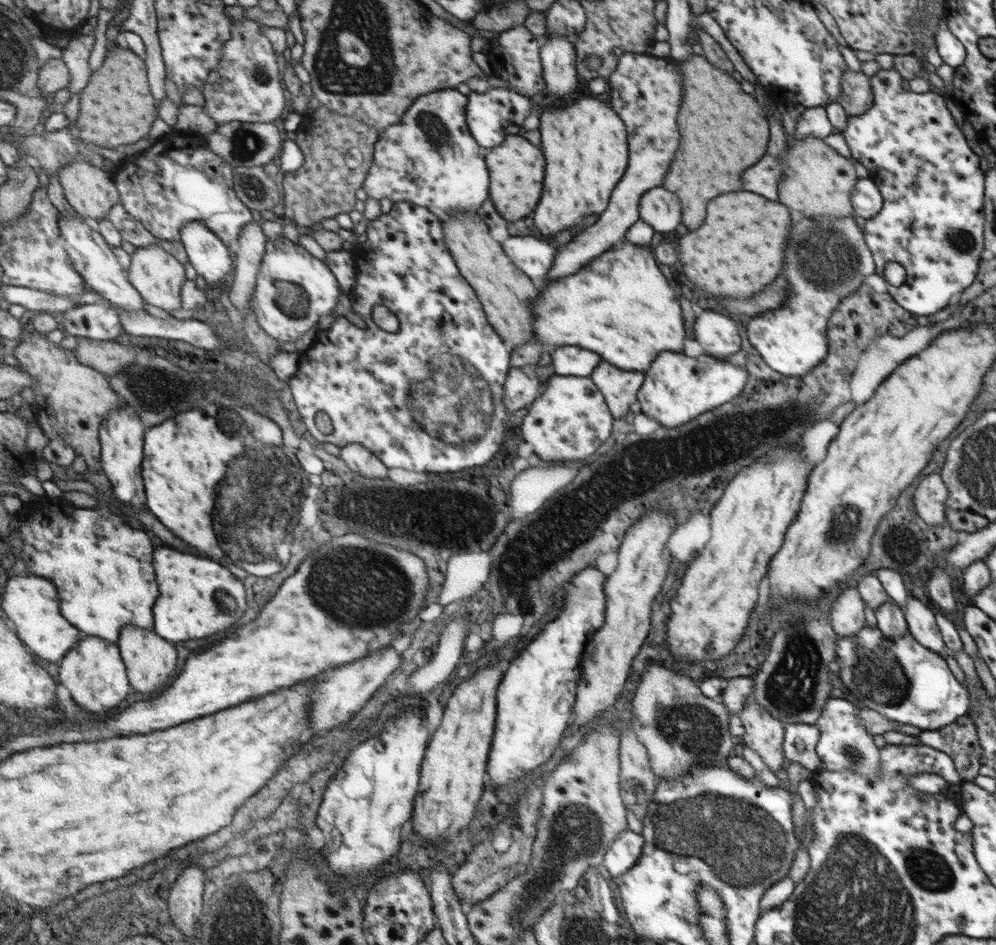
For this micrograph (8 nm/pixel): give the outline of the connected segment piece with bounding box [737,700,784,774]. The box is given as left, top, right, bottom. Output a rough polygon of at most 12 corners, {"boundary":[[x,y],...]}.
{"boundary":[[753,700],[737,715],[743,744],[781,774],[781,721]]}

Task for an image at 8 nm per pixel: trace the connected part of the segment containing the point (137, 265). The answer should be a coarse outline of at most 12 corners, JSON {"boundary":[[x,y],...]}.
{"boundary":[[159,244],[131,254],[128,279],[145,302],[183,308],[185,267]]}

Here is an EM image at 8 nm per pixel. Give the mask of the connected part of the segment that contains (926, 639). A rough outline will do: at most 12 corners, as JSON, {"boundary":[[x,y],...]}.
{"boundary":[[907,597],[907,632],[938,655],[941,642],[931,610]]}

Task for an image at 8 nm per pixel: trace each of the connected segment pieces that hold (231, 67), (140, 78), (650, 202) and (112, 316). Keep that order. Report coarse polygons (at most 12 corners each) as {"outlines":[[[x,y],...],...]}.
{"outlines":[[[232,19],[217,79],[219,125],[277,120],[279,56],[259,23]],[[107,50],[80,94],[86,144],[145,138],[157,118],[148,65]],[[652,188],[641,196],[638,218],[655,232],[679,220],[673,192]],[[103,302],[64,312],[63,331],[113,341],[127,336],[120,314]]]}

